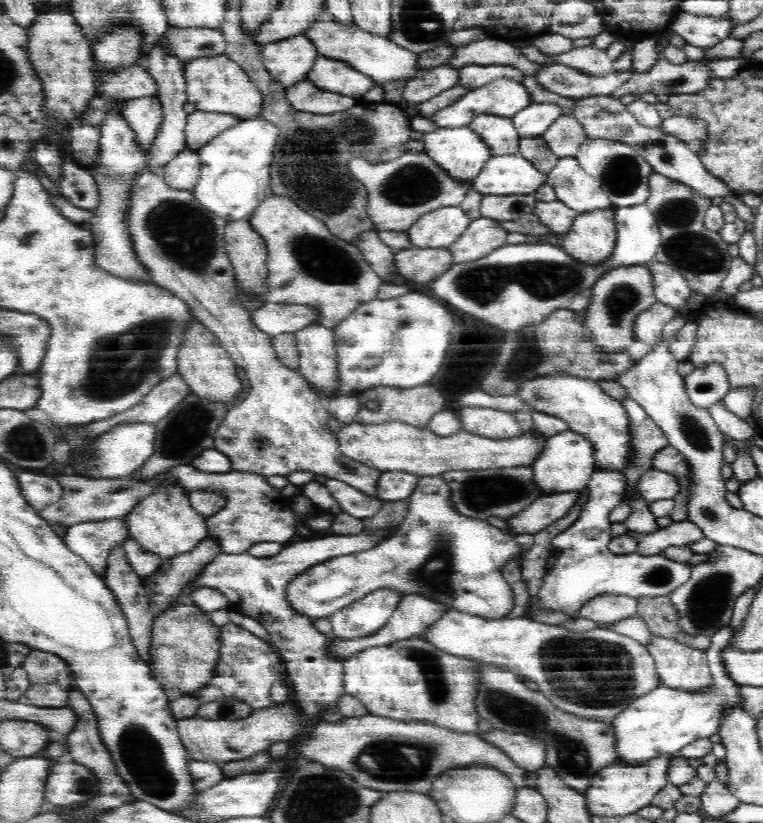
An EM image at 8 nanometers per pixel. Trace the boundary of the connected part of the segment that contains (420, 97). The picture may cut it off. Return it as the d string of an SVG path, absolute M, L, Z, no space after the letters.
M449 63L436 68L421 69L412 80L406 82L401 101L409 105L426 102L440 92L452 88L459 80L459 72Z

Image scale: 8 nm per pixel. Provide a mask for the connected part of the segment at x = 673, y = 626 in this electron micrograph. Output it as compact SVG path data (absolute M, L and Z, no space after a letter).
M668 595L637 598L637 615L646 621L651 634L663 635L700 650L706 650L711 645L710 637L689 635L682 631Z

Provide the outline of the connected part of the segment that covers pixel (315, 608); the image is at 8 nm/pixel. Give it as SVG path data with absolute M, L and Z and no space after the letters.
M419 476L416 490L407 500L408 510L396 535L377 542L368 550L356 554L337 555L326 562L309 567L296 578L292 578L285 587L285 602L299 616L312 620L328 619L339 610L350 606L356 600L378 588L393 588L406 594L427 596L434 602L441 602L448 608L463 613L473 614L492 620L507 617L514 606L511 584L500 573L500 568L510 562L522 547L514 541L514 534L499 530L489 523L475 518L468 518L460 513L452 503L451 489L442 476Z

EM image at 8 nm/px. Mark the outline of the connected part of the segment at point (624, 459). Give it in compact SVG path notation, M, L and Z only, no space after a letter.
M540 376L535 380L524 382L519 392L513 396L523 400L536 412L557 416L566 422L570 430L584 435L588 444L592 445L595 470L613 470L623 474L624 467L631 457L629 418L621 401L608 396L596 381L572 376Z

